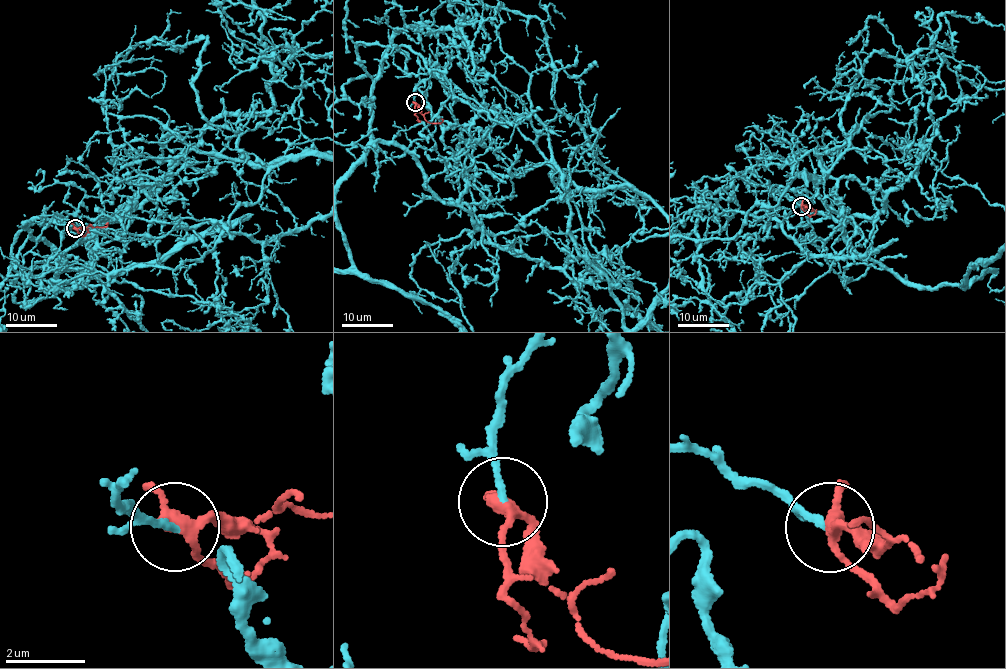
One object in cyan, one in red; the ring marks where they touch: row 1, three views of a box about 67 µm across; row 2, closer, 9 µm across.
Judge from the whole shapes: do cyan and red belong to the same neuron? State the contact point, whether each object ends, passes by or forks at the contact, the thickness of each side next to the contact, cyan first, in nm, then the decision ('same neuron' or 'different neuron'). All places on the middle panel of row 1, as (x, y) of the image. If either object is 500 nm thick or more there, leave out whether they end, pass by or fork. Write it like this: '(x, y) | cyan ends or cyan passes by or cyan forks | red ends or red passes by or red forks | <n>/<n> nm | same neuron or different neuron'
(415, 102) | cyan ends | red forks | 150/260 nm | same neuron

